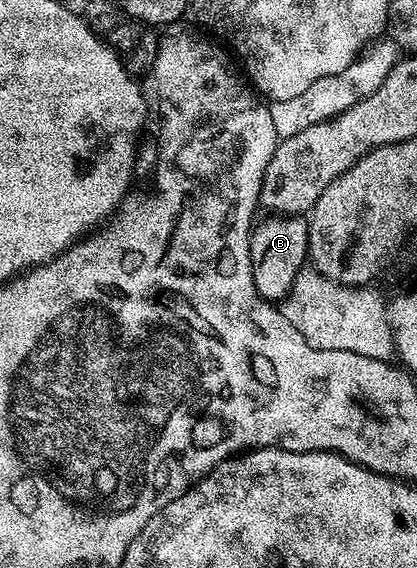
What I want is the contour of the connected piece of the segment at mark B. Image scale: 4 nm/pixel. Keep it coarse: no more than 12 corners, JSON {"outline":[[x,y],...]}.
{"outline":[[278,214],[250,238],[254,288],[276,304],[308,257],[308,219]]}

